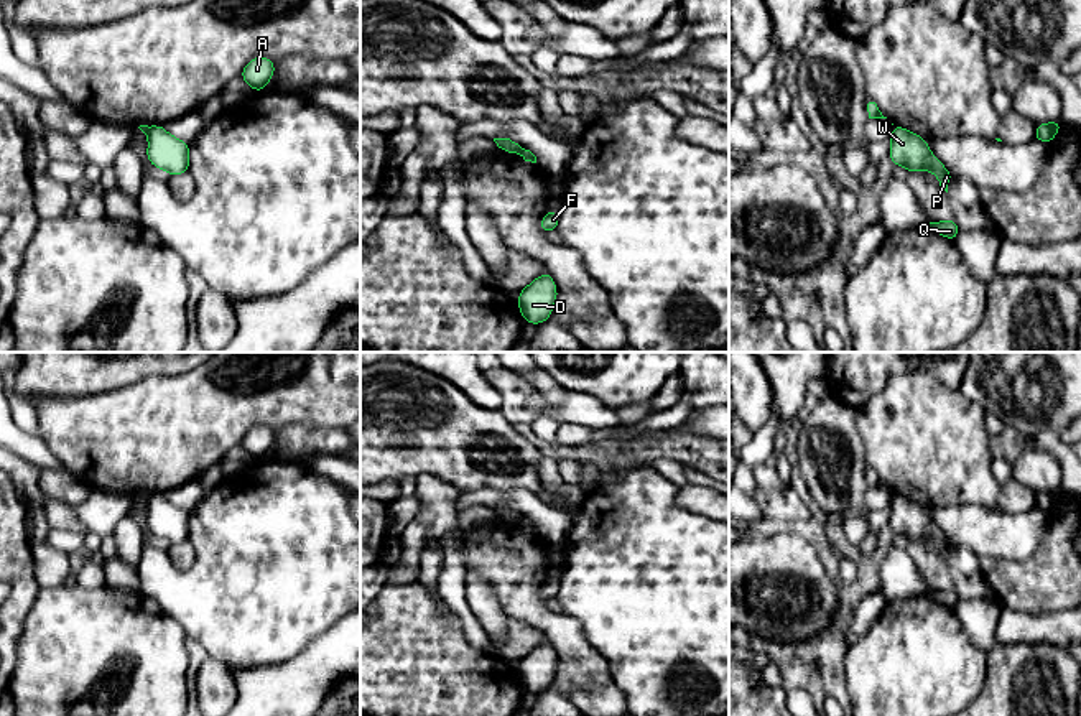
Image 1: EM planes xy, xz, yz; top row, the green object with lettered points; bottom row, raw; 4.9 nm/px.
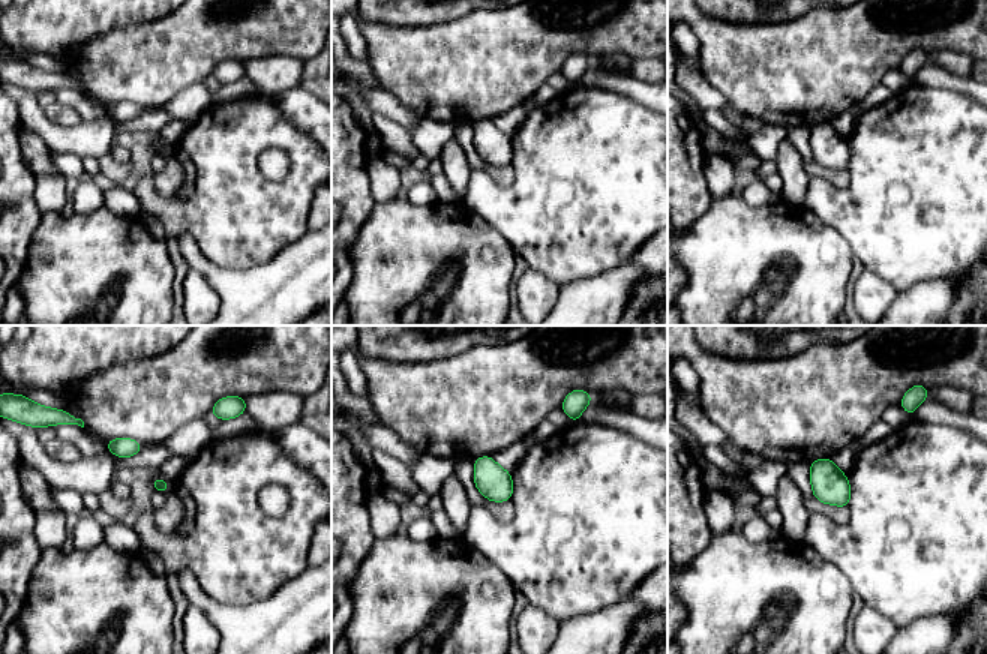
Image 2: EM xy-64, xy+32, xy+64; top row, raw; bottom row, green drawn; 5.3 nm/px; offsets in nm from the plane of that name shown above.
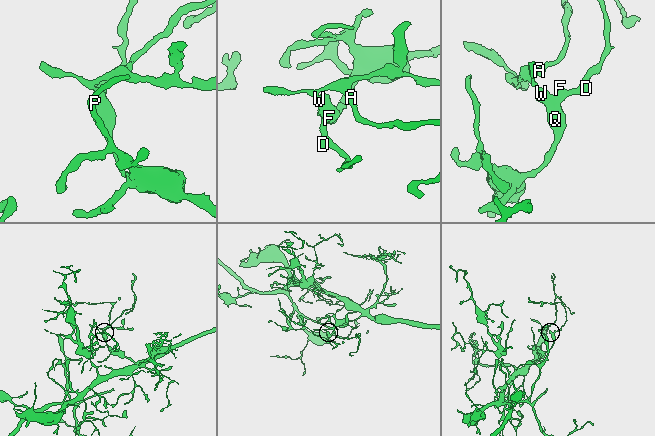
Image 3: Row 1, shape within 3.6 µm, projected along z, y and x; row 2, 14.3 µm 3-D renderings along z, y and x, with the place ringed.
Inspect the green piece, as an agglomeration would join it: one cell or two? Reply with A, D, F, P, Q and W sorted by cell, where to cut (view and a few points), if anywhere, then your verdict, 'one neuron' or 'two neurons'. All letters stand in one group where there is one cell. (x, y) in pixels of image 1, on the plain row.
A / D F P Q W | xz (522, 517), (517, 520) | two neurons

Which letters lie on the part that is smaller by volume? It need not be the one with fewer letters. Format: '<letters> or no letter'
A

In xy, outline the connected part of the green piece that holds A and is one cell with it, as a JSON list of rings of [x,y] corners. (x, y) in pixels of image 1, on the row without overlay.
[[[258,425],[253,426],[240,441],[240,446],[255,459],[265,459],[267,451],[275,443],[275,430]]]

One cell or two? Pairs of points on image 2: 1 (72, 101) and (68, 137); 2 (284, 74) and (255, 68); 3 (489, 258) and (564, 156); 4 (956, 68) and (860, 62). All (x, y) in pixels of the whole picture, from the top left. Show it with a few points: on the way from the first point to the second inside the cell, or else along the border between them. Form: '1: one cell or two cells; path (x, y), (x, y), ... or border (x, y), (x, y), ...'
1: two cells; border (107, 114), (81, 122)
2: one cell; path (276, 74), (263, 71)
3: two cells; border (477, 215), (494, 227), (515, 251)
4: two cells; border (929, 53), (960, 51), (971, 57)

